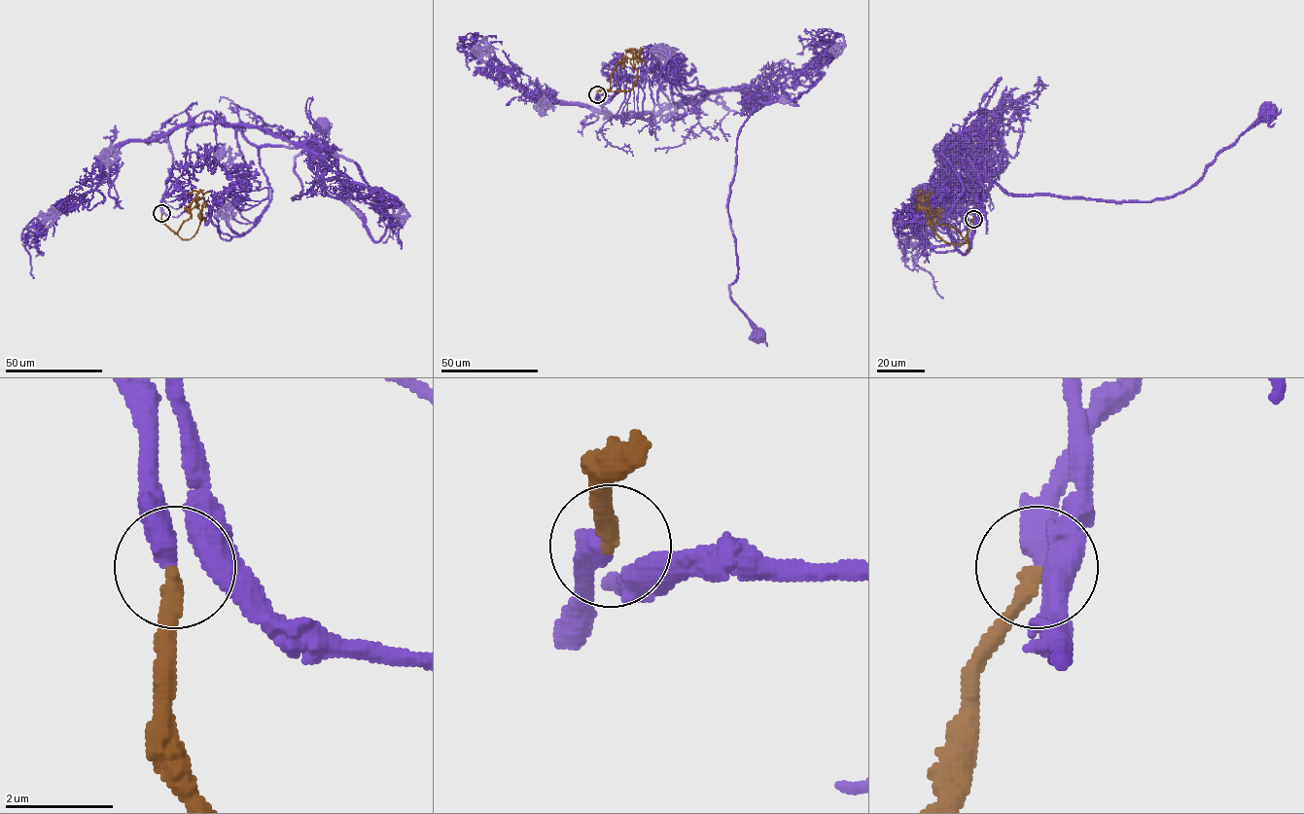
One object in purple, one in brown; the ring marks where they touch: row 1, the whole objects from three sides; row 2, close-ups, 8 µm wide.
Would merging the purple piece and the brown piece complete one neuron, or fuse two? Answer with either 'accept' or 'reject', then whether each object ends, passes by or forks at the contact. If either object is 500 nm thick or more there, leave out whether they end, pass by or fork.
accept | purple passes by | brown ends

